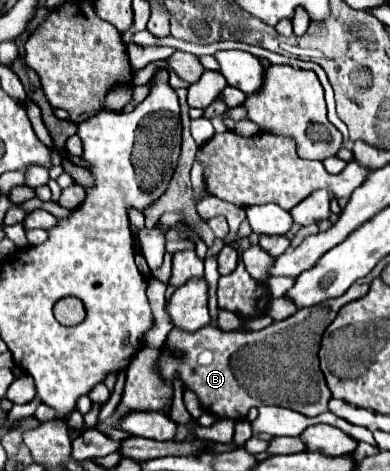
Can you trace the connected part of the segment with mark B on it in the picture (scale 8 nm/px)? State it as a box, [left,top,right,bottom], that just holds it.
[161,283,367,421]

